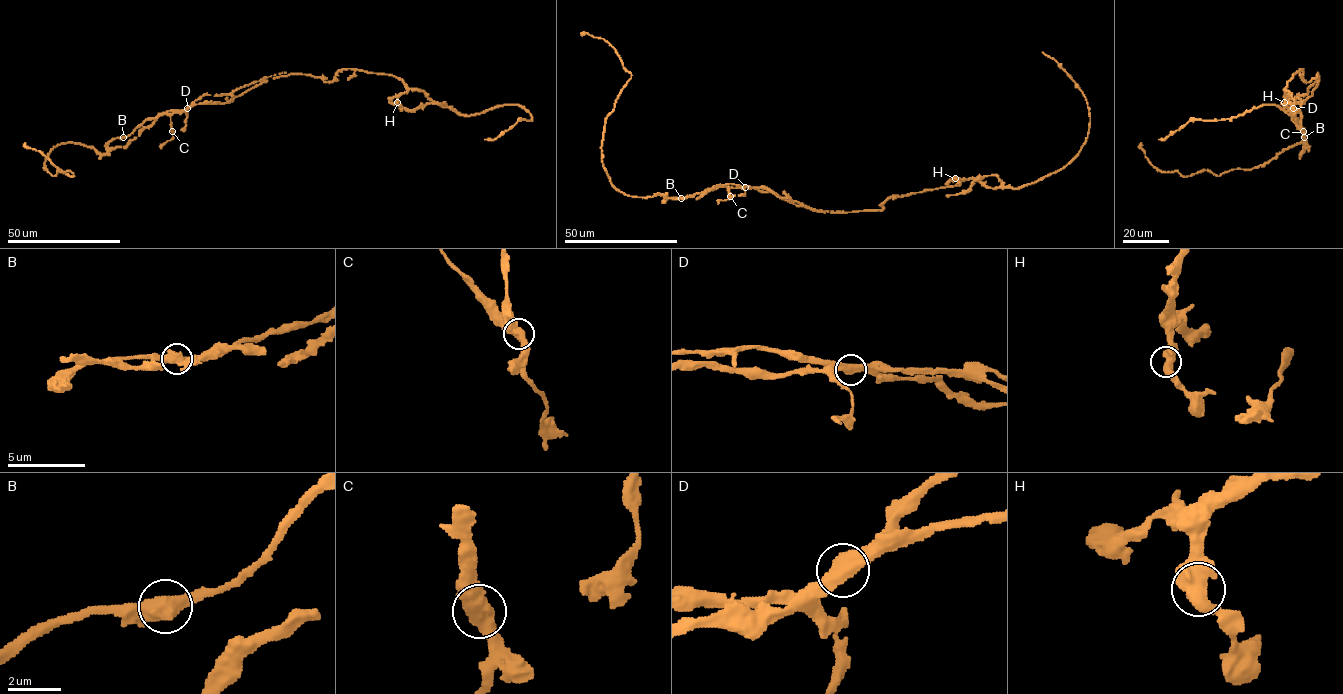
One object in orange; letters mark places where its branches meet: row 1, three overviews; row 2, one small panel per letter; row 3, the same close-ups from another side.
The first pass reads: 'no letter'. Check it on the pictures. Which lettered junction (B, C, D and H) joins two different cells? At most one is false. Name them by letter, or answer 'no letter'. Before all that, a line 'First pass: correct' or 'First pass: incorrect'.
First pass: incorrect
D

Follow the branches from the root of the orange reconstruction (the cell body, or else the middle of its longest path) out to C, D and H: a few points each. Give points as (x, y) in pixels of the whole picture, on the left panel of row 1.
C: (251, 88), (227, 102), (197, 104), (174, 112), (170, 117), (172, 131)
D: (251, 88), (227, 102), (197, 104), (187, 108)
H: (251, 88), (273, 75), (311, 74), (331, 82), (339, 71), (356, 69), (400, 78), (406, 90), (397, 102)

